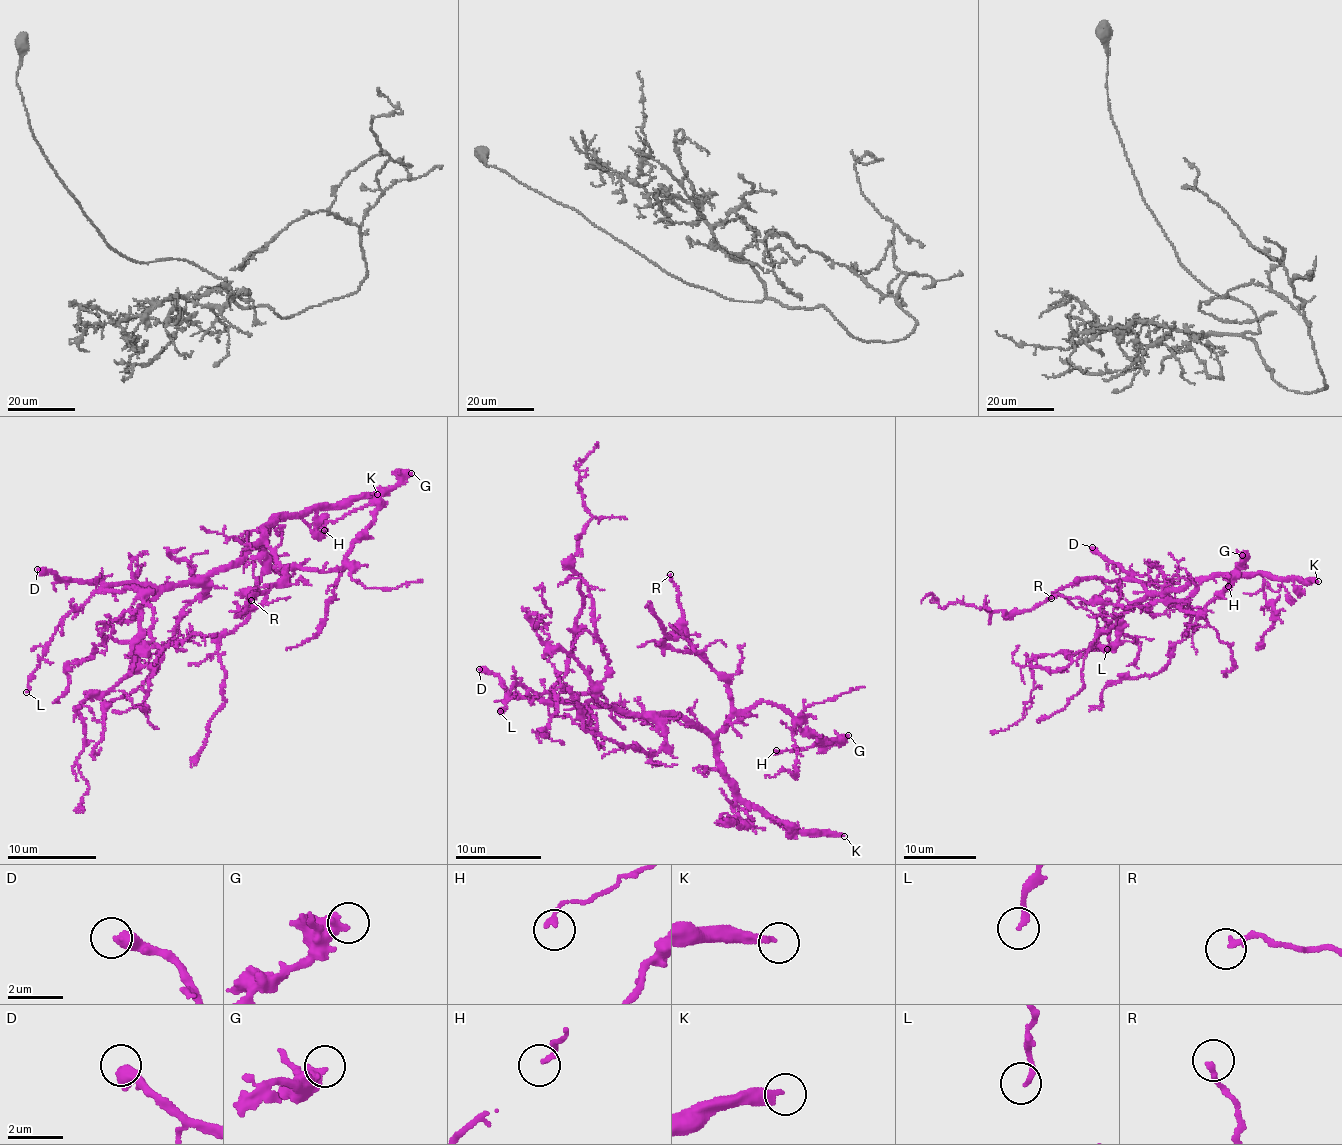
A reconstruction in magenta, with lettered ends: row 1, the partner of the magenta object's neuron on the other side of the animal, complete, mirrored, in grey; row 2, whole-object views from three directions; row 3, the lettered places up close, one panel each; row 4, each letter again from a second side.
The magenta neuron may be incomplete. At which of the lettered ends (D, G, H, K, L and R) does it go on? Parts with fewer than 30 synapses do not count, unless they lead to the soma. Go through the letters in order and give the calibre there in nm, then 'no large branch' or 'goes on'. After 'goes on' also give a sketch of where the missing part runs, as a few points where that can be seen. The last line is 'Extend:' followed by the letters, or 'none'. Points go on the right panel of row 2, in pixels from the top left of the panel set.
D: 500 nm | goes on | (1092, 547), (1061, 541), (987, 538), (980, 553), (993, 565), (980, 593), (988, 606)
G: 550 nm | no large branch
H: 150 nm | no large branch
K: 280 nm | goes on
L: 180 nm | no large branch
R: 160 nm | no large branch
Extend: D, K

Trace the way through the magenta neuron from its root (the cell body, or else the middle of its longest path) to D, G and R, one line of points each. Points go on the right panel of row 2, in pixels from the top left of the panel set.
D: (1163, 592), (1148, 591), (1092, 547)
G: (1163, 592), (1200, 582), (1178, 608), (1200, 612), (1232, 584), (1242, 555)
R: (1163, 592), (1200, 582), (1185, 599), (1152, 601), (1145, 606), (1085, 602), (1061, 595), (1051, 598)

